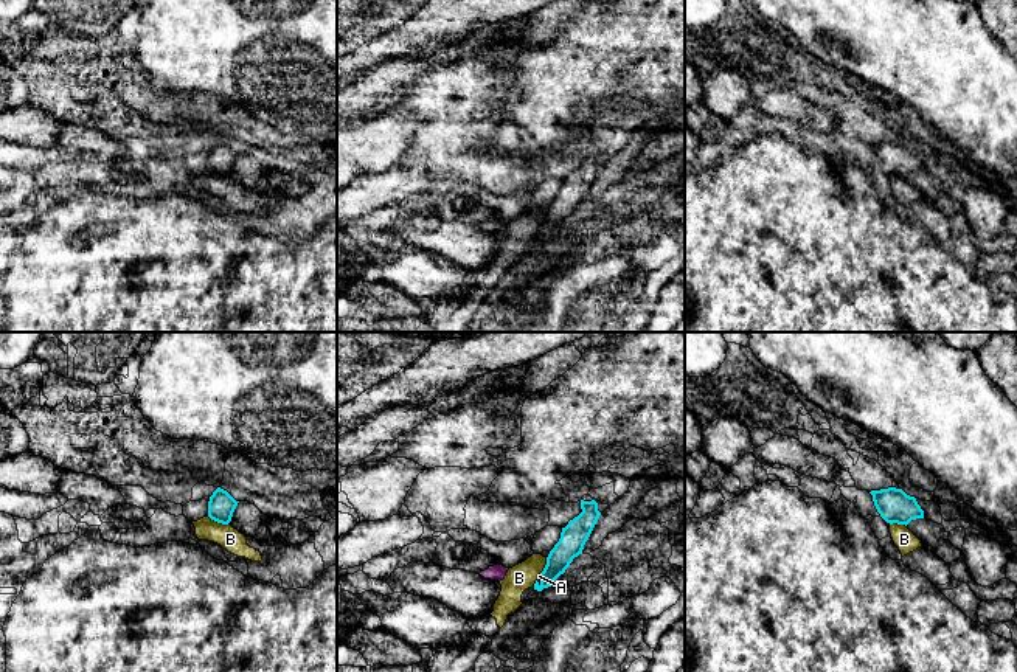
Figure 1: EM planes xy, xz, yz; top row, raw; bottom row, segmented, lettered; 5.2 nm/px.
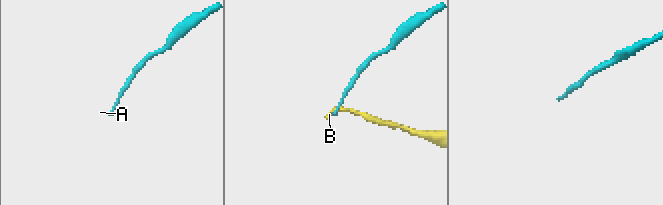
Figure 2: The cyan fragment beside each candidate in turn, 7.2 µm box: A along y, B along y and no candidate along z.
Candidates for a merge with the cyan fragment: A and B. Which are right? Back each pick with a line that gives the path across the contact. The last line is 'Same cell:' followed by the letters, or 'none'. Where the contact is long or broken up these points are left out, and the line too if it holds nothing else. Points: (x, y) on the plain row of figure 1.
A: across xz (570, 197), (541, 233), (539, 228)
Same cell: A

